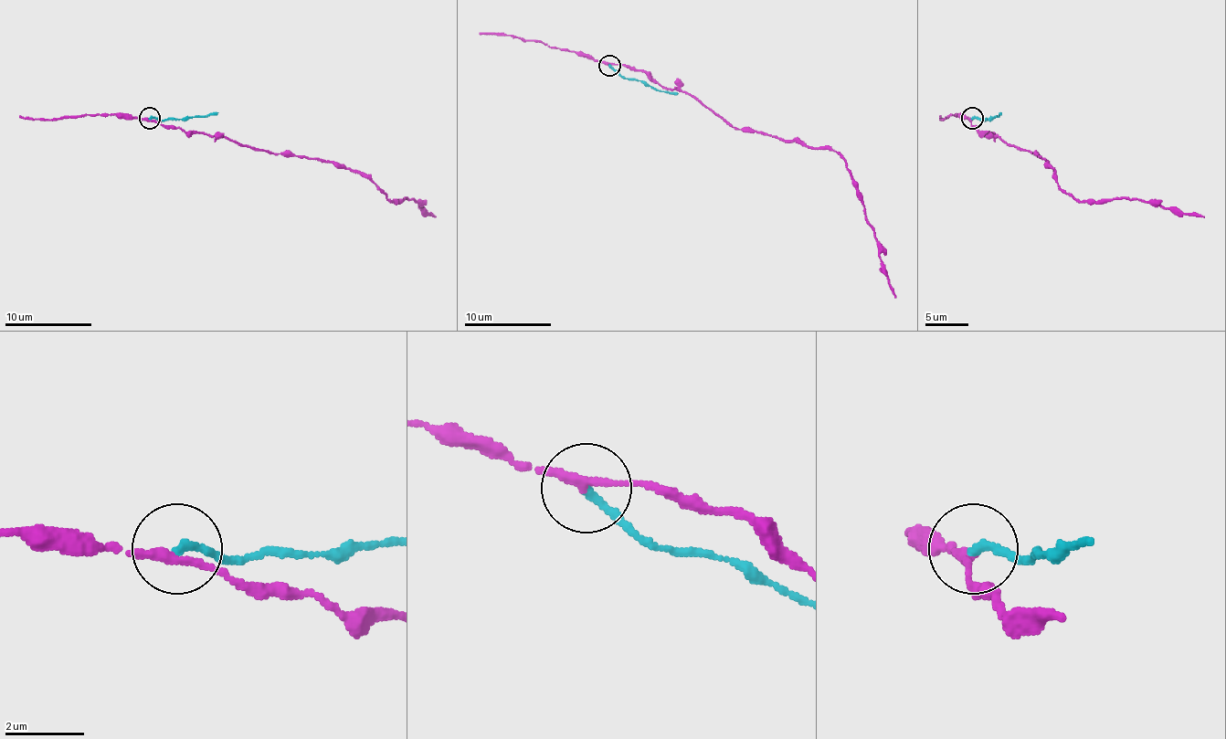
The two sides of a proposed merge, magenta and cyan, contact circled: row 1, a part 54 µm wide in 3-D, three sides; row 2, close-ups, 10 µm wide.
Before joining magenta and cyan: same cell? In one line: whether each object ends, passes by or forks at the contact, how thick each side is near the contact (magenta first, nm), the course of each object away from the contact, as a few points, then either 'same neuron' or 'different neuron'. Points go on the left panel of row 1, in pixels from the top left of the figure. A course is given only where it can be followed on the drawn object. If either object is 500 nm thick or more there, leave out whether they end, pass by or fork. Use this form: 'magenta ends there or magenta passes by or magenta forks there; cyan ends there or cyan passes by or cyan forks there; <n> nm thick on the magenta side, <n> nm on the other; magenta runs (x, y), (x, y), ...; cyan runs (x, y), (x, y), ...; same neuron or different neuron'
magenta passes by; cyan ends there; 200 nm thick on the magenta side, 200 nm on the other; magenta runs (149, 119), (184, 129), (225, 135), (279, 153), (337, 162), (359, 170), (389, 201), (411, 198), (435, 218); cyan runs (149, 119), (162, 121), (218, 111); different neuron

